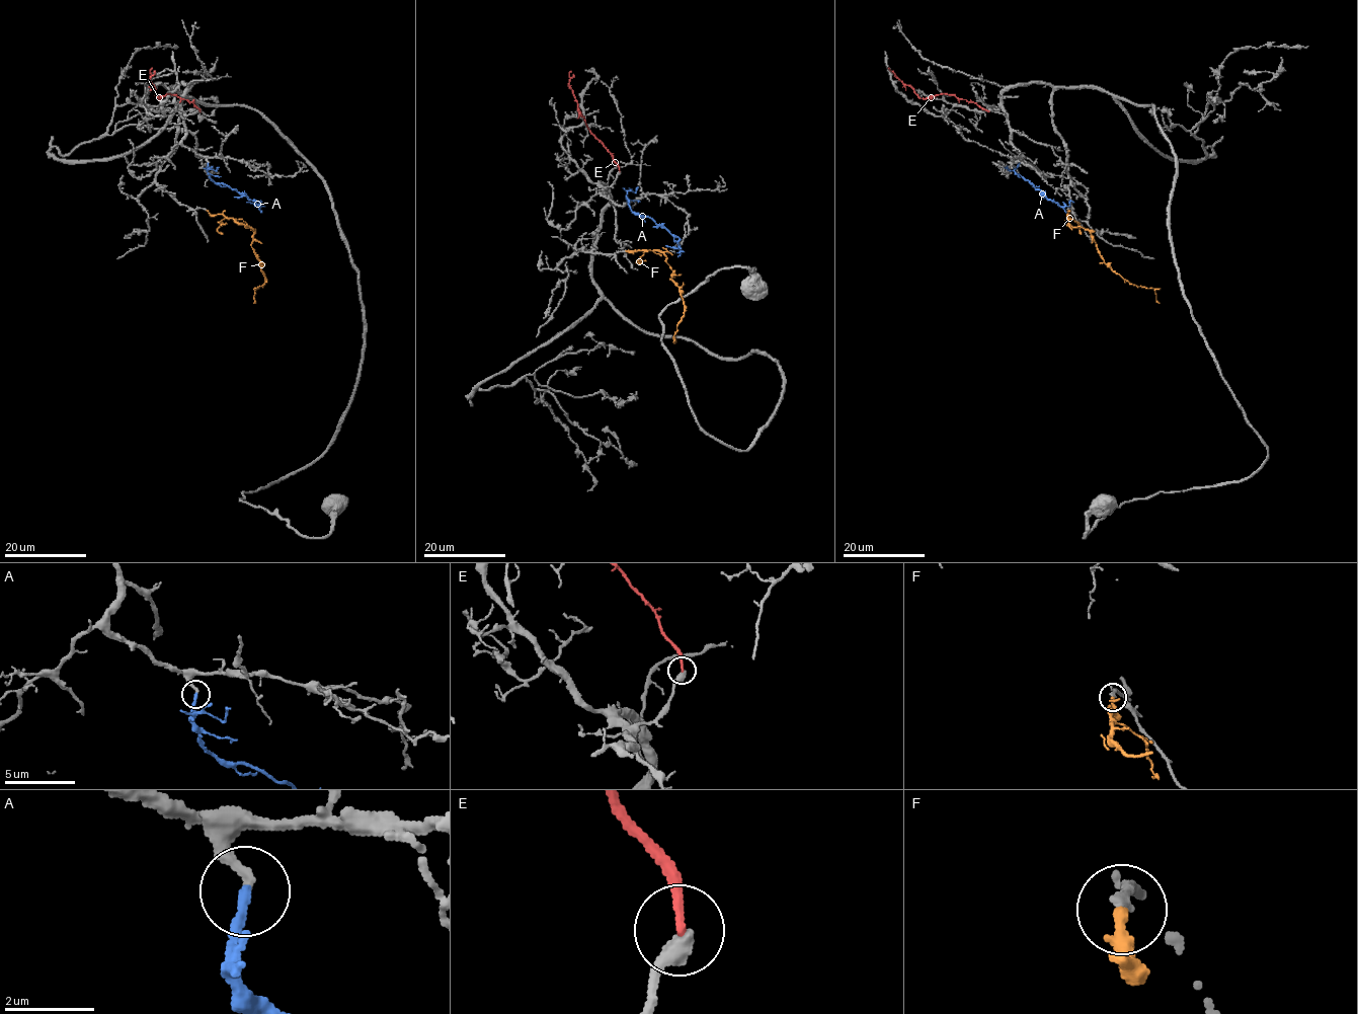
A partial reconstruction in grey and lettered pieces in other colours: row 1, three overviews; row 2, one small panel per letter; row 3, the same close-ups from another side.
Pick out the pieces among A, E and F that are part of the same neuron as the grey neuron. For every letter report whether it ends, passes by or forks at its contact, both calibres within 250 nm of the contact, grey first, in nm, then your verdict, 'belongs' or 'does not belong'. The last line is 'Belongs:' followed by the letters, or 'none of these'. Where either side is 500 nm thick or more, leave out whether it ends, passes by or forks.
A: it ends | 200/220 nm | belongs
E: it ends | 460/200 nm | does not belong
F: it ends | 240/300 nm | belongs
Belongs: A, F

